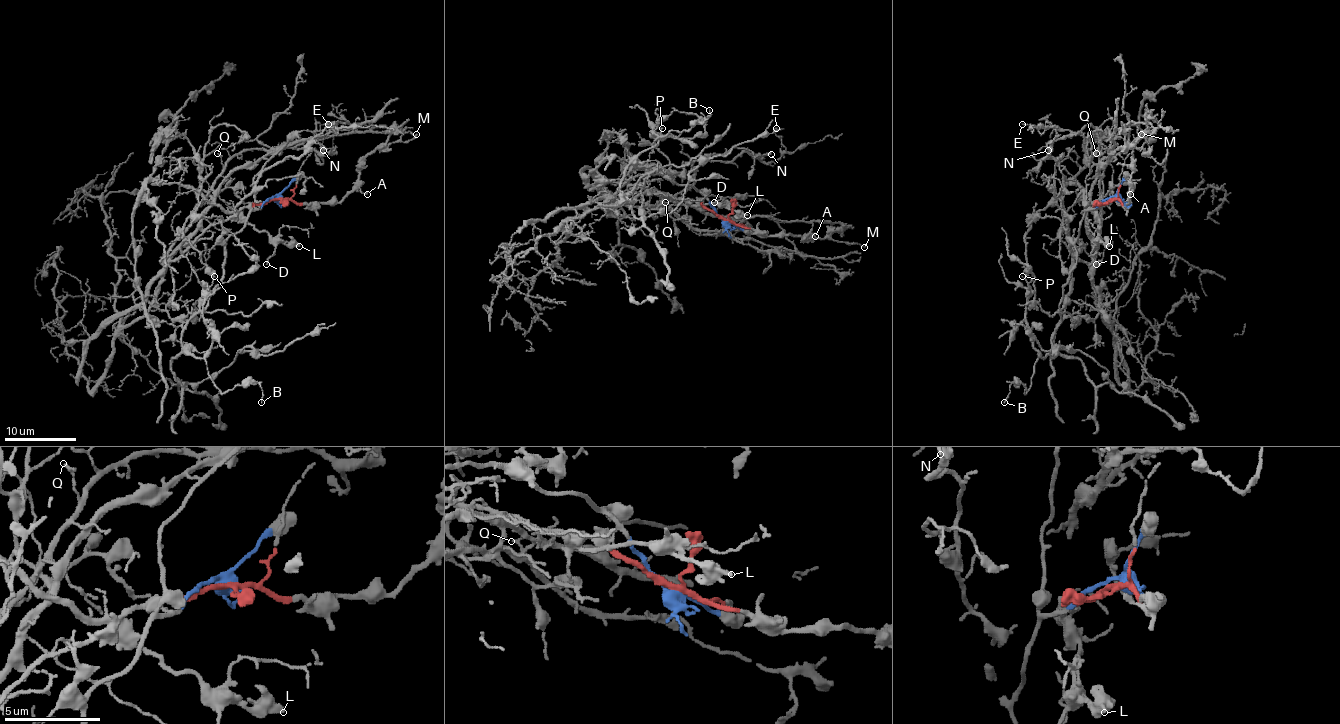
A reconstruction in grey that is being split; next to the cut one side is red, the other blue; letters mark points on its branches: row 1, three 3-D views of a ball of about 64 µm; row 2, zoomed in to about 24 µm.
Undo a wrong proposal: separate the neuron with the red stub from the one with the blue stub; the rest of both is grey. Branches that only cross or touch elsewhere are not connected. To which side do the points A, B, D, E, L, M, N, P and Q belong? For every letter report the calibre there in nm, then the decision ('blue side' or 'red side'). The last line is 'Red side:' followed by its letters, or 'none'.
A: 140 nm | red side
B: 120 nm | blue side
D: 110 nm | red side
E: 120 nm | blue side
L: 380 nm | red side
M: 100 nm | red side
N: 110 nm | blue side
P: 120 nm | blue side
Q: 120 nm | red side
Red side: A, D, L, M, Q

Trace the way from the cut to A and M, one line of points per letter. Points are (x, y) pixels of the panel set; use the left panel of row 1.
A: (276, 200), (305, 203), (341, 201), (355, 189), (366, 194)
M: (276, 200), (305, 203), (339, 201), (354, 187), (359, 164), (368, 155), (393, 142), (408, 142), (417, 133)

